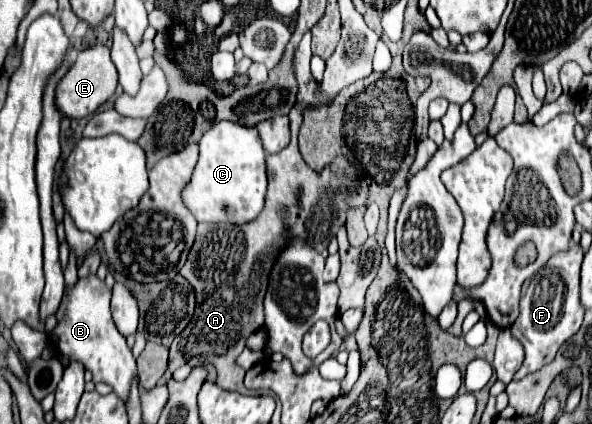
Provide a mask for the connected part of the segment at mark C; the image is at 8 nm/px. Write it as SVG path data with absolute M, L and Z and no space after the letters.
M218 122L210 128L200 140L200 158L194 168L190 182L182 190L184 206L194 214L198 222L232 222L244 224L256 218L264 208L264 194L266 194L266 166L264 166L264 148L260 146L260 138L256 128L236 126L236 122Z

